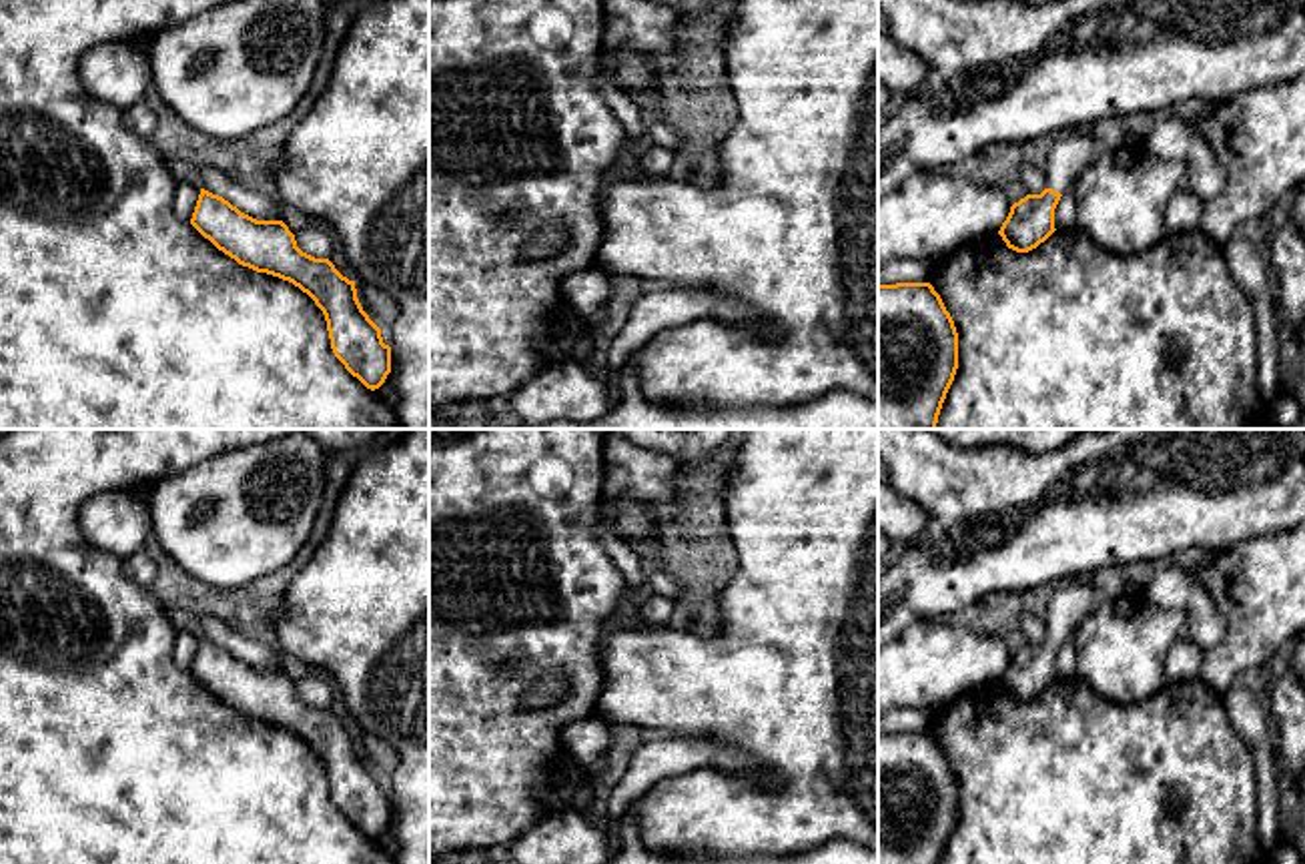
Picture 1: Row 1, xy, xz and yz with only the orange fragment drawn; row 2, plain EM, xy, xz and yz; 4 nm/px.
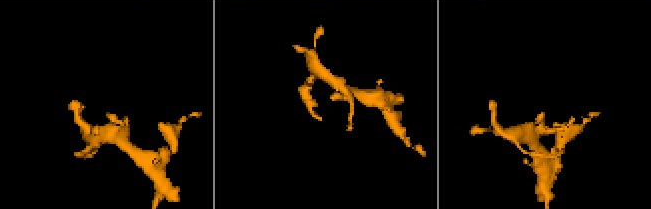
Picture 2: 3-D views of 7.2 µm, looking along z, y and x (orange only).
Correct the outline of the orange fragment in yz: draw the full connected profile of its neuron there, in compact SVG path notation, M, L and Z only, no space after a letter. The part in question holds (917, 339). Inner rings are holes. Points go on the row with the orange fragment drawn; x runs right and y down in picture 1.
M930 283L878 285L878 429L936 429L958 369L958 333Z

